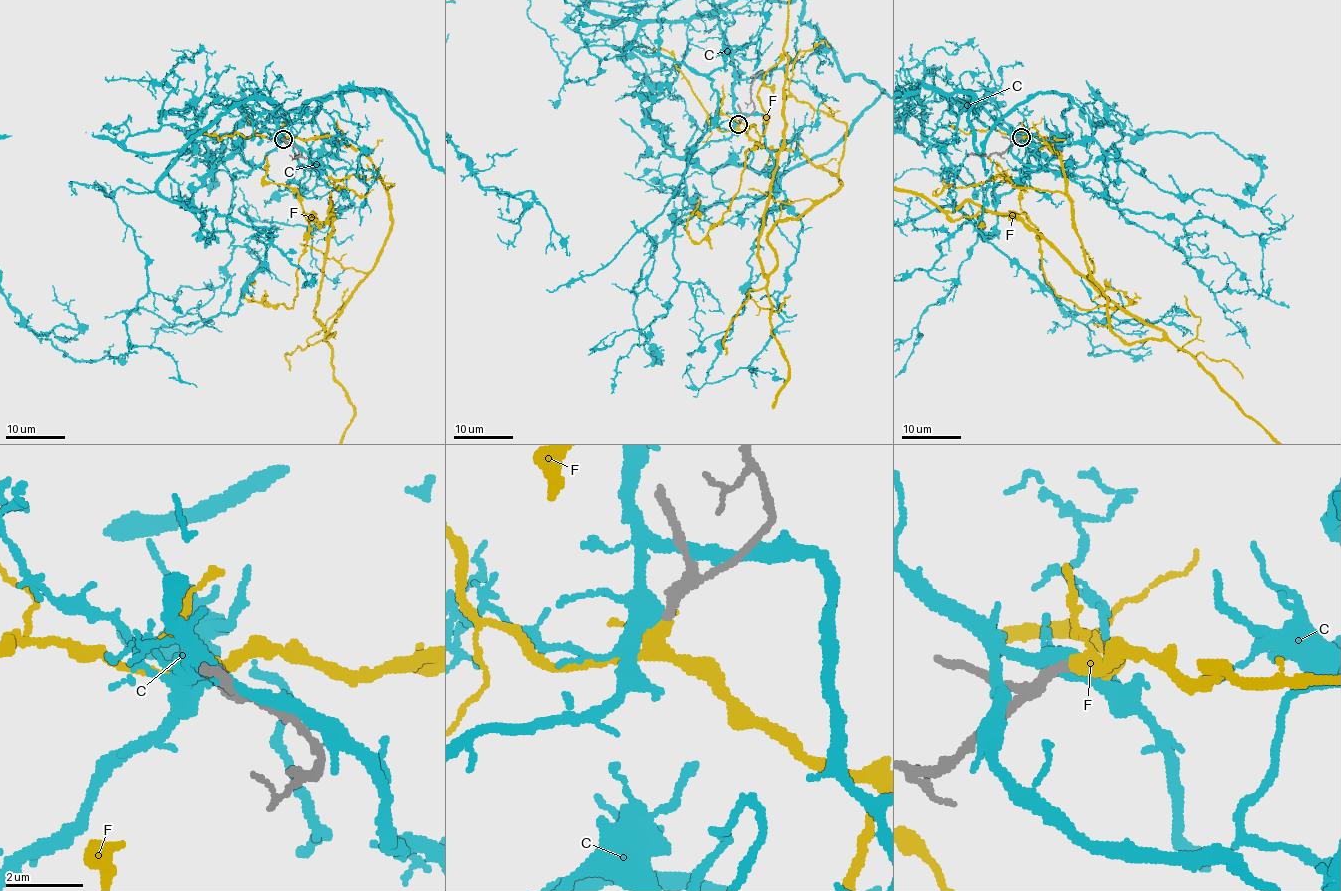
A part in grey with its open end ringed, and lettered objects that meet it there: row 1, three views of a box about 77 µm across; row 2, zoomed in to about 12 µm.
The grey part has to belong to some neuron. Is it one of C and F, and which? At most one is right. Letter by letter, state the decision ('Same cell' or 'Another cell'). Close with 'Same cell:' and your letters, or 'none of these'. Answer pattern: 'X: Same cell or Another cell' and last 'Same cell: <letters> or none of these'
C: Another cell
F: Same cell
Same cell: F

